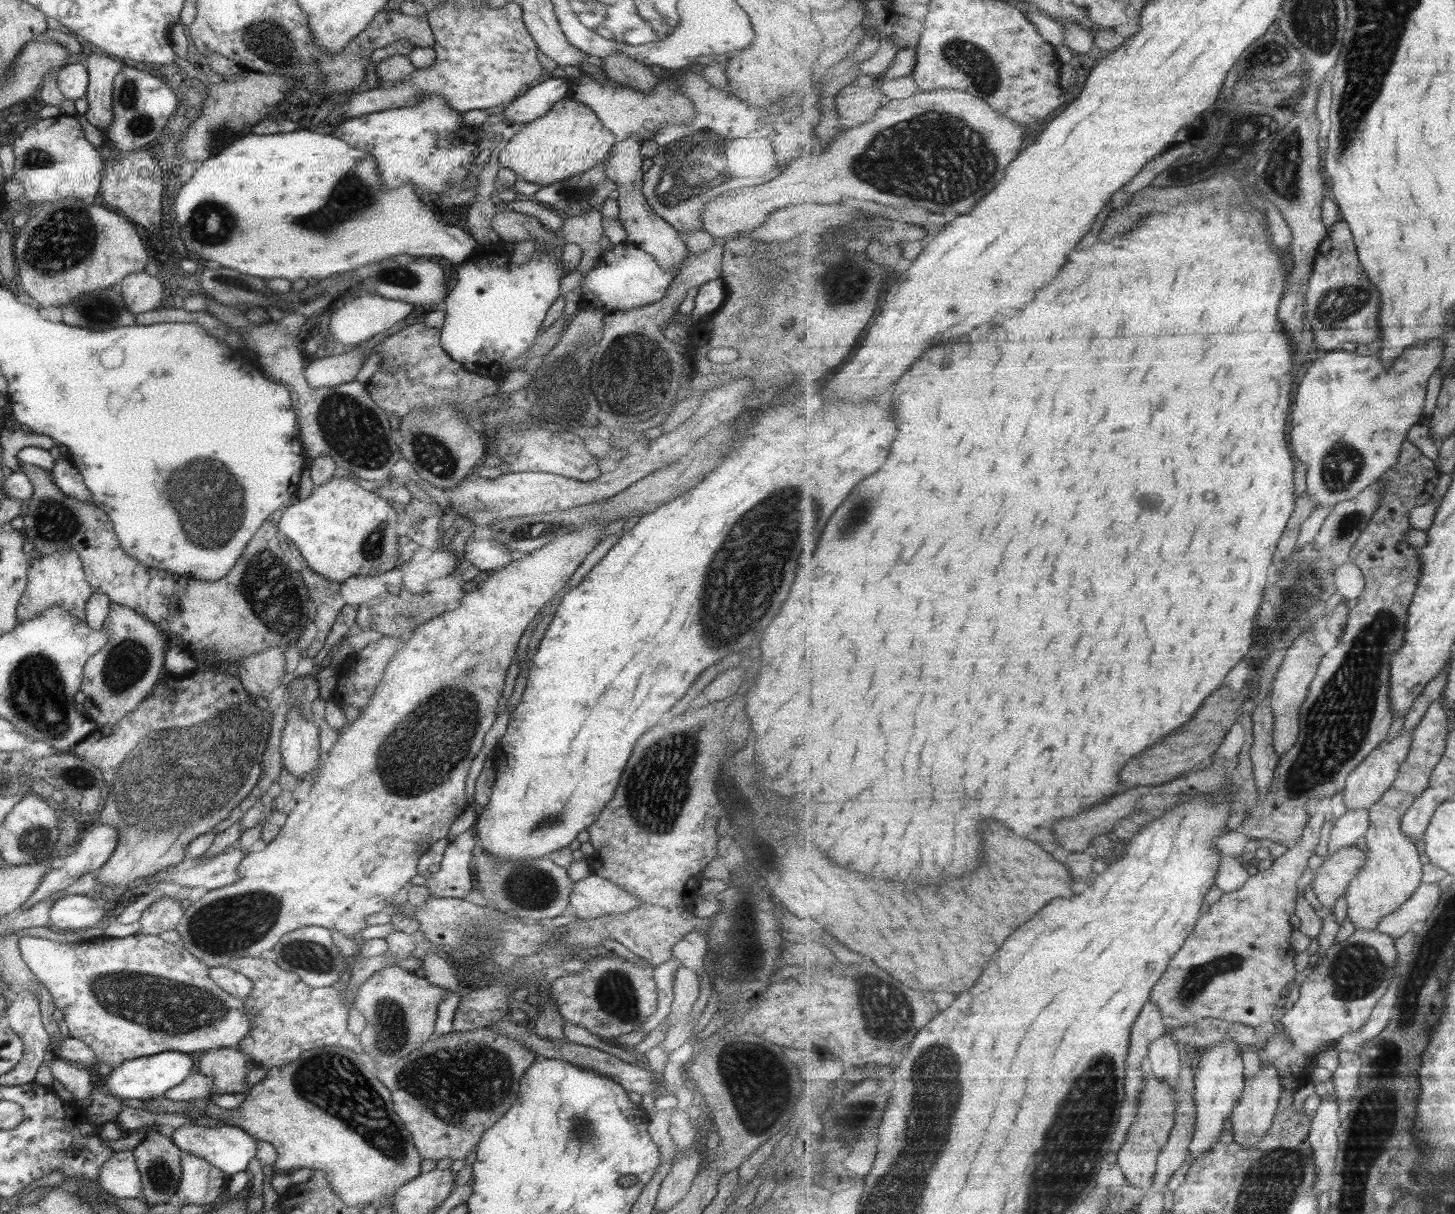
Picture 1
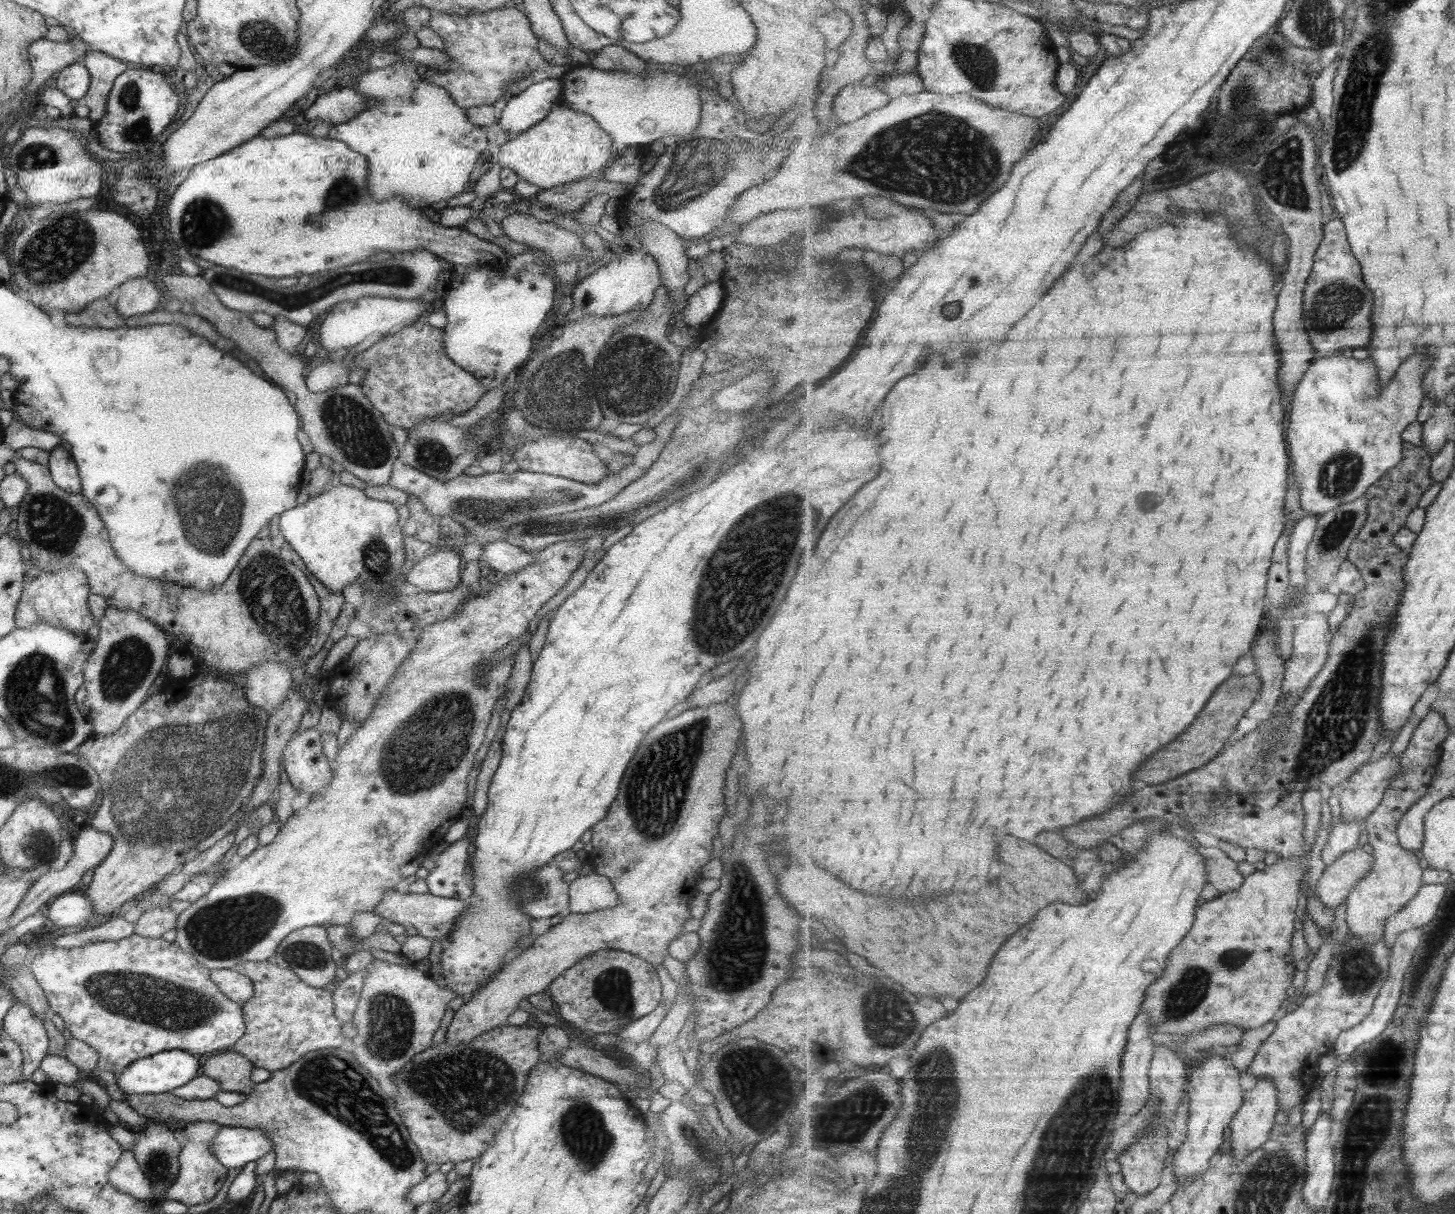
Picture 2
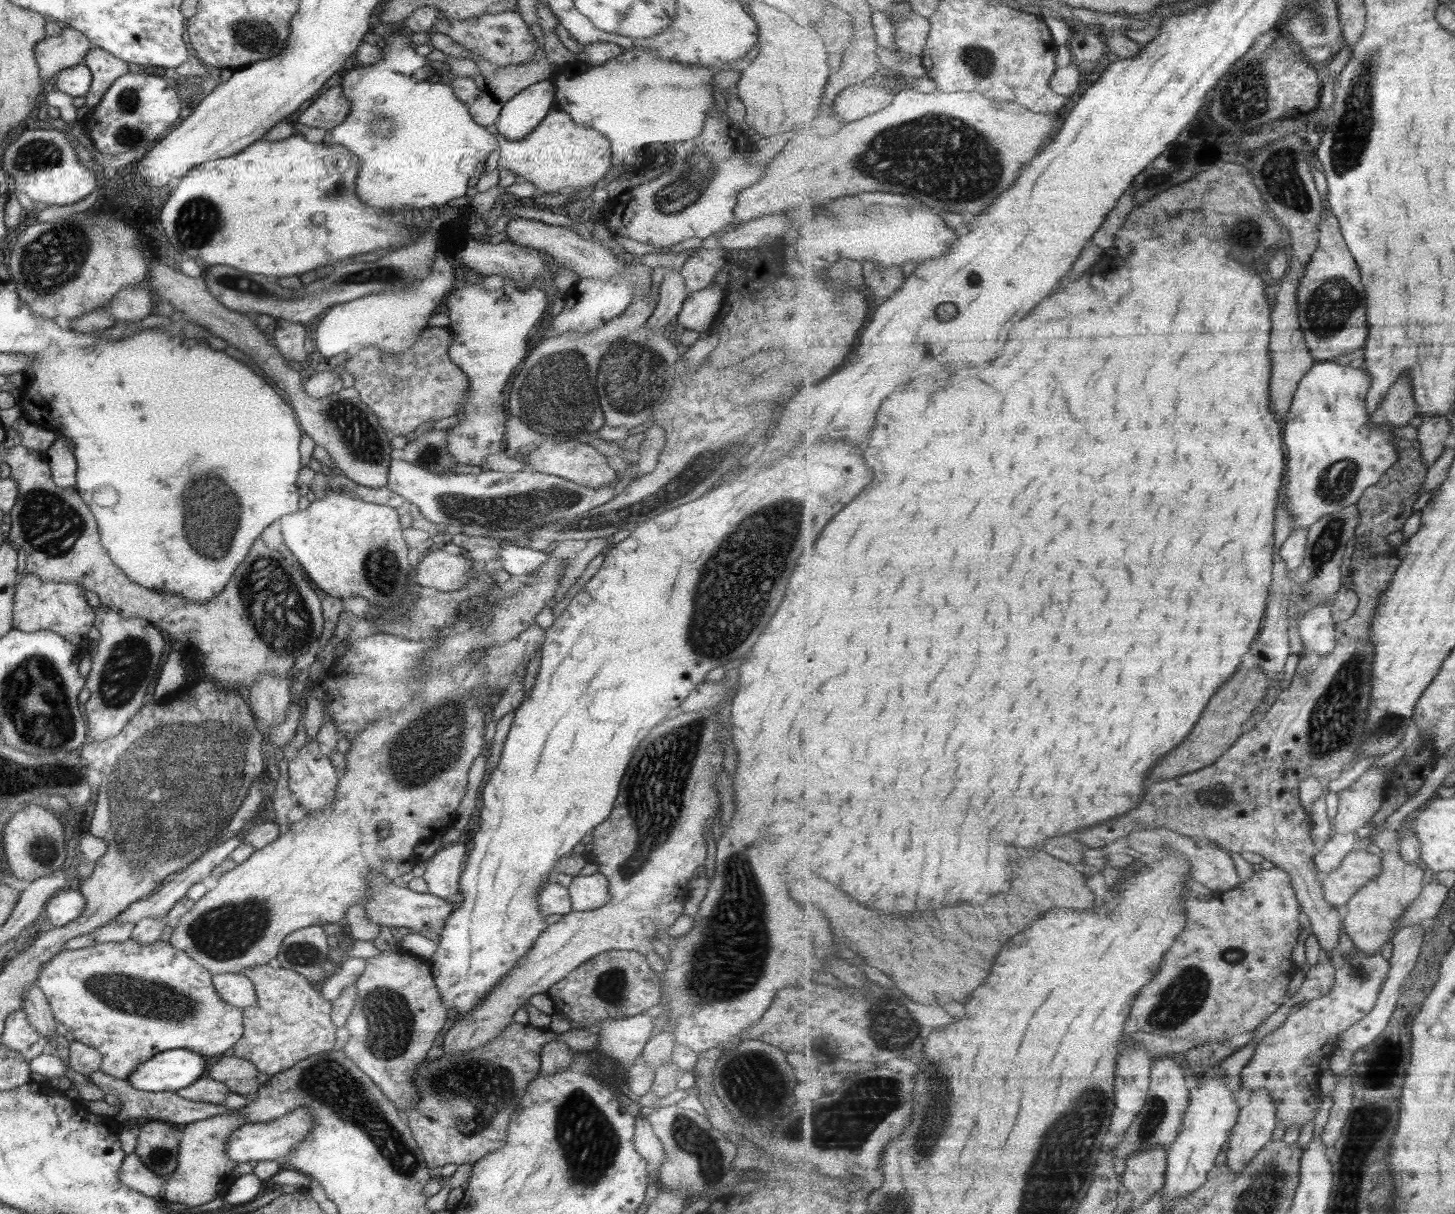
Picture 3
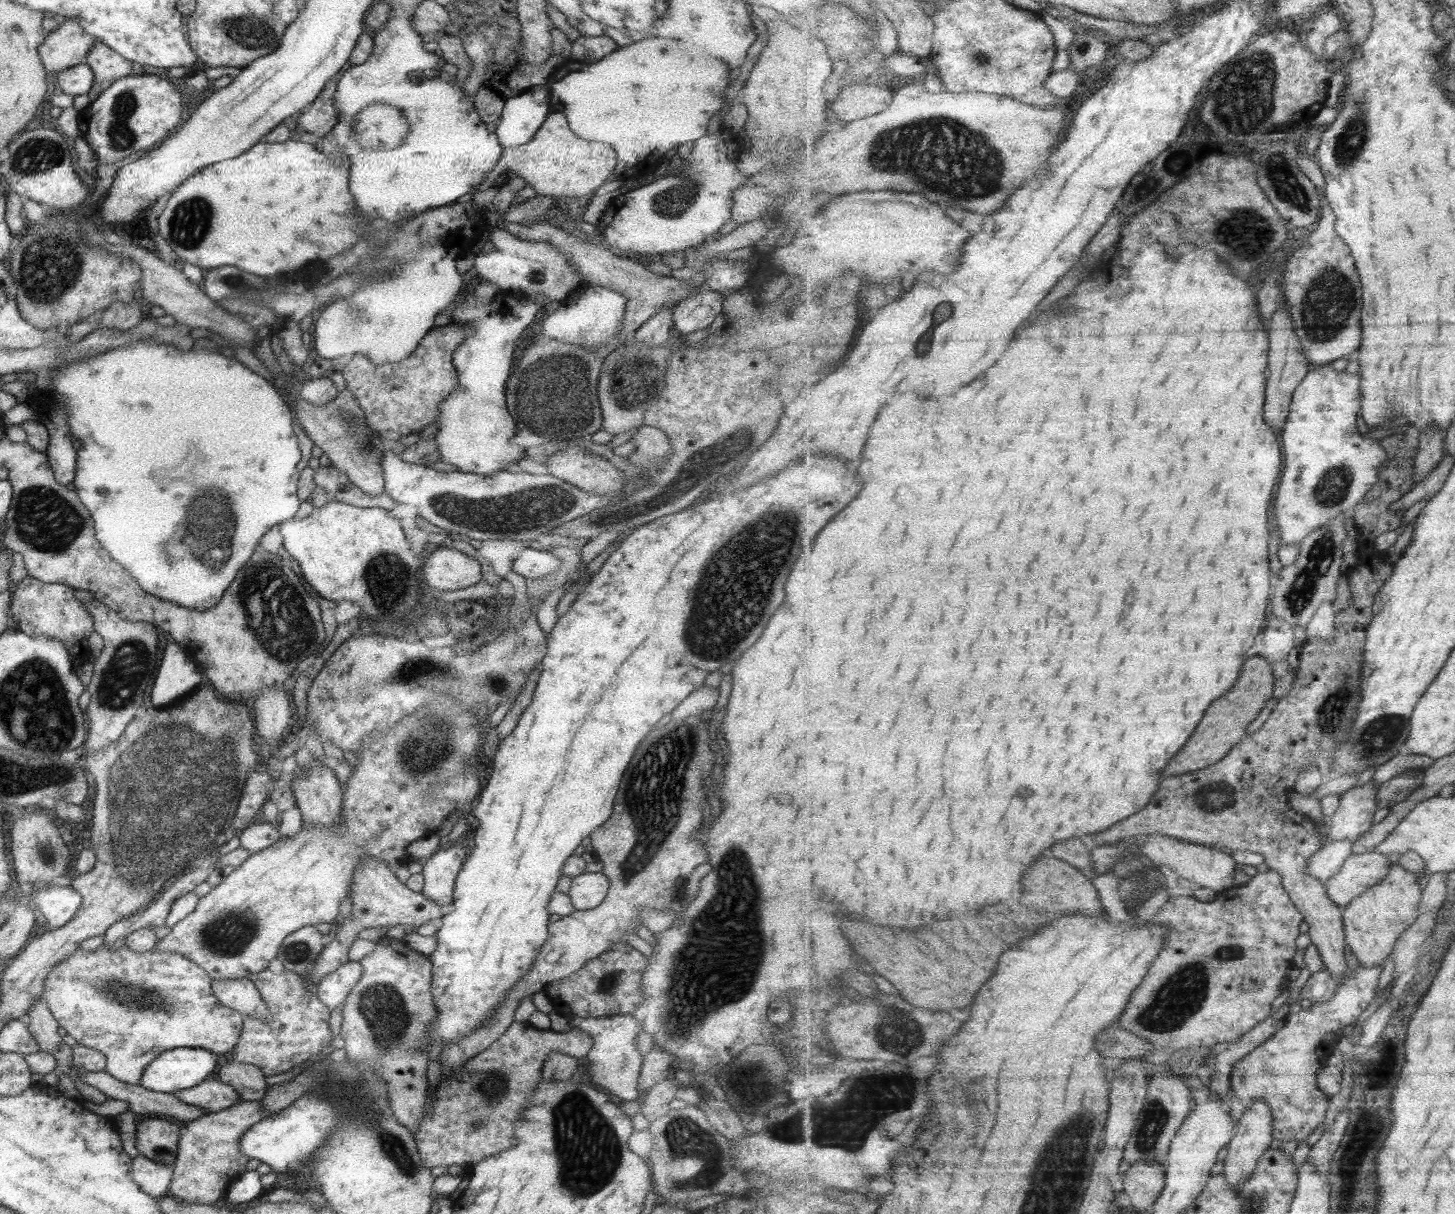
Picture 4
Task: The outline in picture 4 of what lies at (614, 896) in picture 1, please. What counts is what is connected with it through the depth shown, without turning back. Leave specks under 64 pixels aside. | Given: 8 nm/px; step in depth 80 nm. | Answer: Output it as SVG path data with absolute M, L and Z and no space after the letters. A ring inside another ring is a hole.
M583 872L570 880L568 893L574 910L587 911L595 908L608 891L607 877L602 873Z

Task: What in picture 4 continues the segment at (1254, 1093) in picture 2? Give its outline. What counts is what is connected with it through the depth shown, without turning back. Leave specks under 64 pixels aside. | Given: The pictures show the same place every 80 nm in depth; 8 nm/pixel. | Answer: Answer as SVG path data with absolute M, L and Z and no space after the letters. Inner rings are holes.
M1262 1100L1254 1101L1239 1119L1235 1135L1228 1144L1228 1155L1224 1160L1224 1175L1231 1186L1242 1186L1252 1176L1260 1158L1268 1151L1274 1138L1274 1116L1272 1107Z

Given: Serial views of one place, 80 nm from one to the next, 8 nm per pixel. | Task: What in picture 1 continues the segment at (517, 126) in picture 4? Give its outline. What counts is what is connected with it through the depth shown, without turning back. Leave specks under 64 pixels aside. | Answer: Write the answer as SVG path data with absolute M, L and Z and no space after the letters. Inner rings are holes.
M549 77L541 82L535 82L535 85L525 91L525 94L516 96L509 104L504 106L501 117L510 122L521 122L525 124L531 122L540 116L543 116L559 100L568 96L568 78L567 77Z

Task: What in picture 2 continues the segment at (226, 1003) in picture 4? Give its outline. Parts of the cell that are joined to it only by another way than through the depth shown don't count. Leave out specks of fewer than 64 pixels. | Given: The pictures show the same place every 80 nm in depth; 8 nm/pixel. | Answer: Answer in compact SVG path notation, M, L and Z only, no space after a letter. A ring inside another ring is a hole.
M225 968L210 970L210 979L221 994L225 994L229 1001L235 1002L241 1008L251 999L251 981L235 970Z

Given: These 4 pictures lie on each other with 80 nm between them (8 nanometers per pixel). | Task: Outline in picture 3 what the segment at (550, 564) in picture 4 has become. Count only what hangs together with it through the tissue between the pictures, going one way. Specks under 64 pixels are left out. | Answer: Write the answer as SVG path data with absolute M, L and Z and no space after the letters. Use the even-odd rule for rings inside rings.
M526 544L522 547L503 545L496 552L496 563L509 575L530 576L534 570L548 559L546 551L532 550Z

